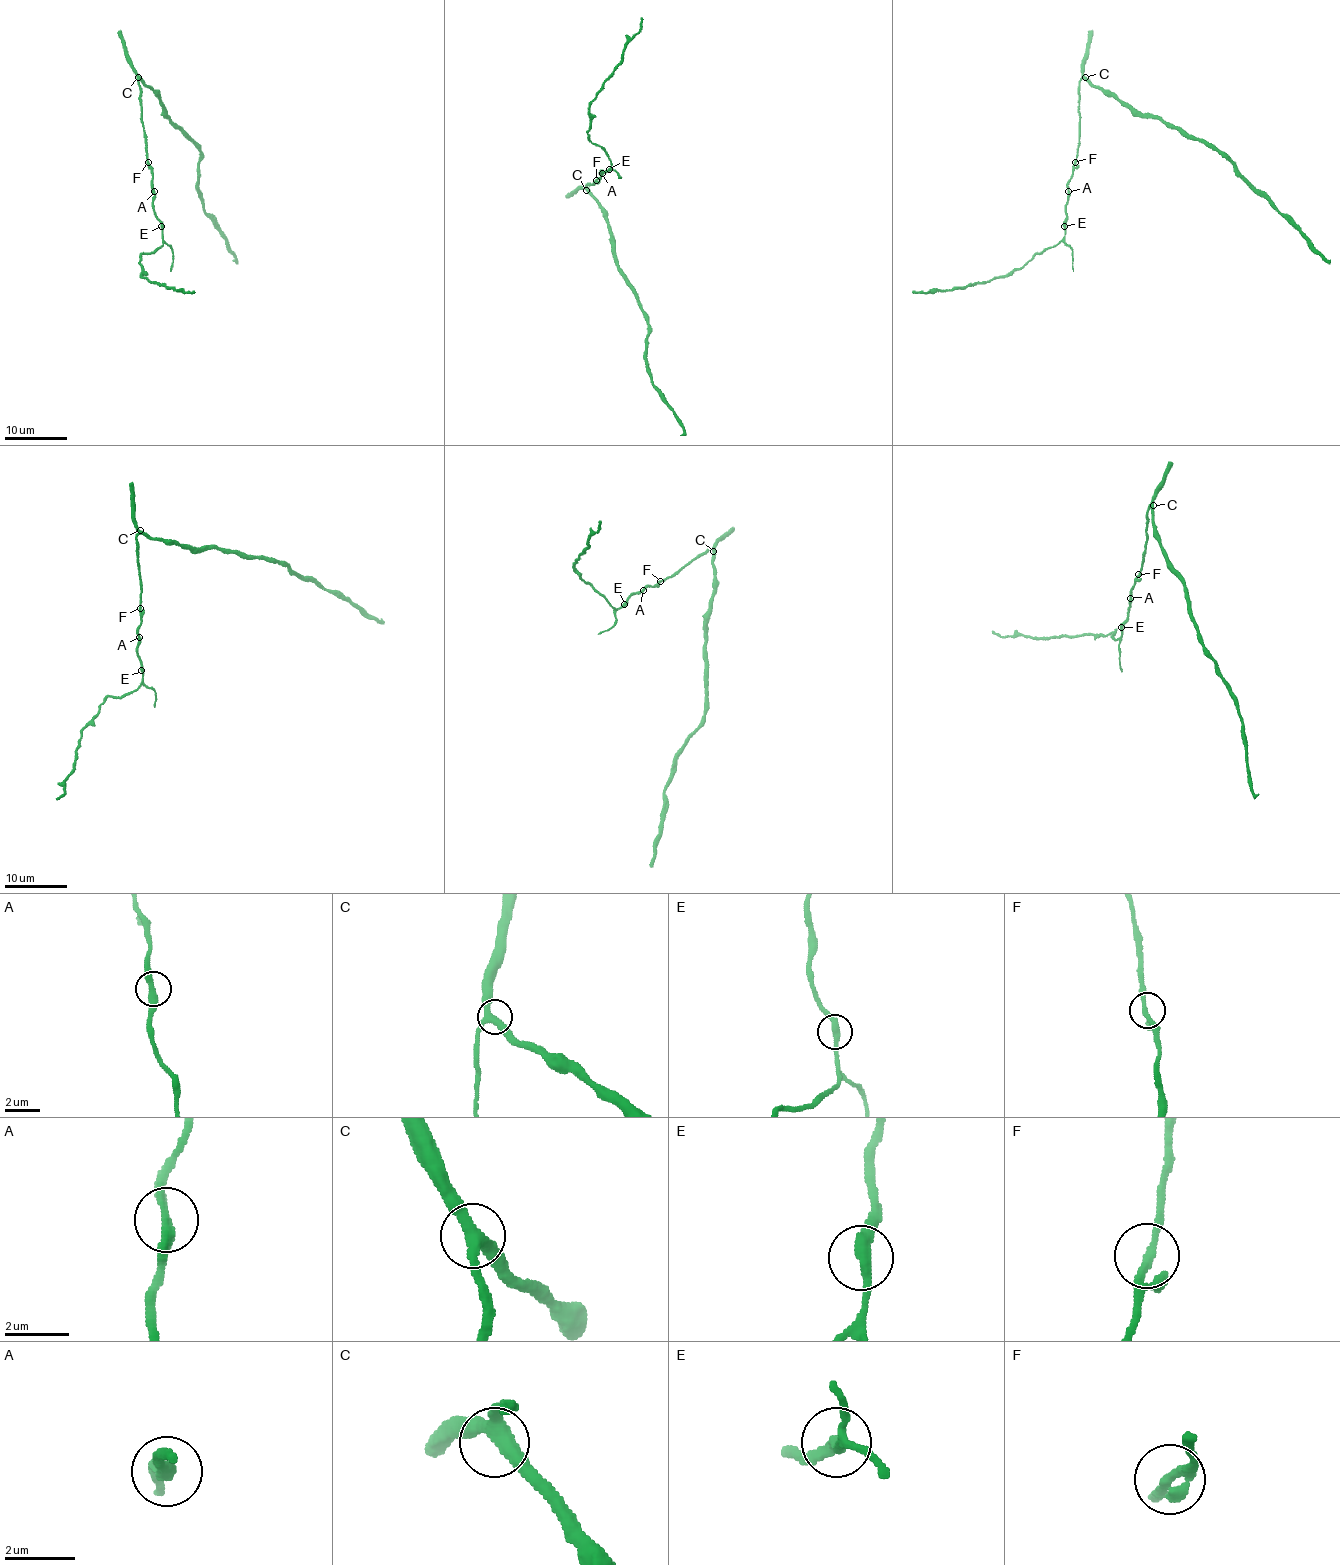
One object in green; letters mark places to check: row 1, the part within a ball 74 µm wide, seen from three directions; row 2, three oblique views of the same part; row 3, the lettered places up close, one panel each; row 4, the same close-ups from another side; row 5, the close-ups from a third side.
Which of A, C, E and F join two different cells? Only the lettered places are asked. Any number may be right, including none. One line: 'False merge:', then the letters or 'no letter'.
False merge: no letter

